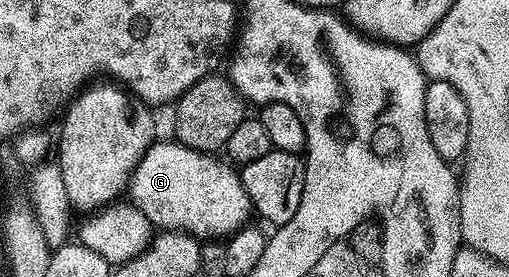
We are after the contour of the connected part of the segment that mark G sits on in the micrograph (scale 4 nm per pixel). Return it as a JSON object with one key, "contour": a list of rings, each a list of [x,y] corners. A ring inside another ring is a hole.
{"contour":[[[173,139],[155,140],[130,176],[129,200],[137,209],[144,211],[151,225],[159,230],[188,233],[199,239],[228,239],[251,220],[252,206],[239,170],[219,157],[210,151],[190,149]]]}

